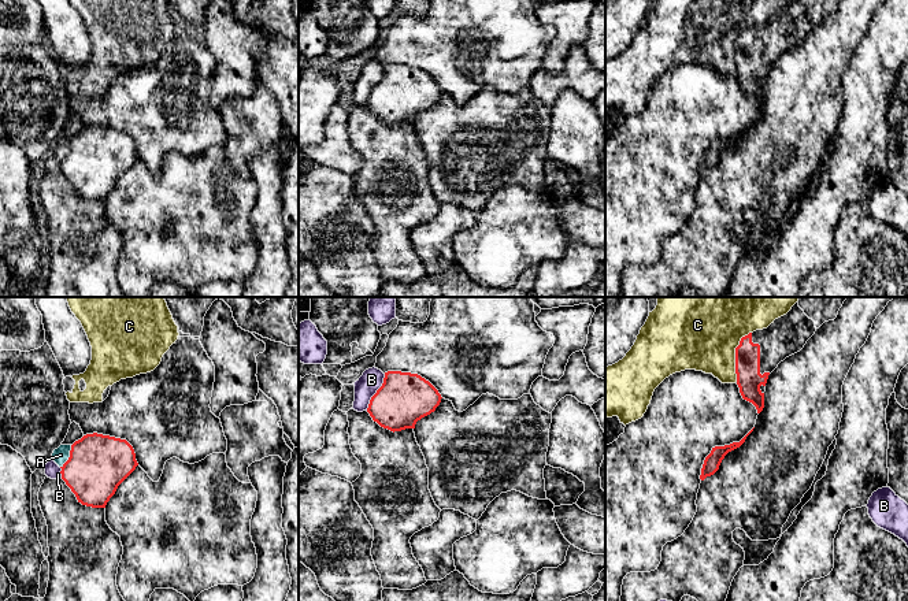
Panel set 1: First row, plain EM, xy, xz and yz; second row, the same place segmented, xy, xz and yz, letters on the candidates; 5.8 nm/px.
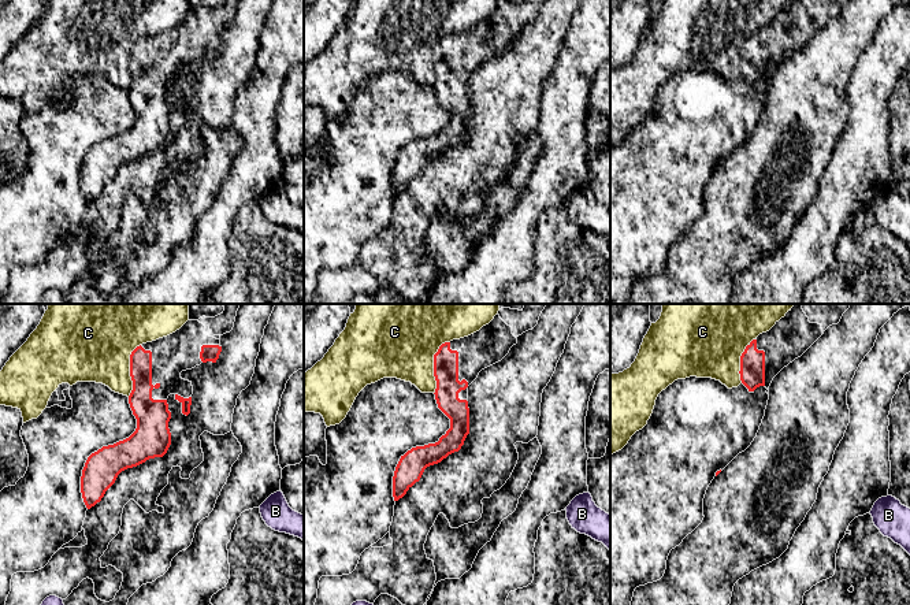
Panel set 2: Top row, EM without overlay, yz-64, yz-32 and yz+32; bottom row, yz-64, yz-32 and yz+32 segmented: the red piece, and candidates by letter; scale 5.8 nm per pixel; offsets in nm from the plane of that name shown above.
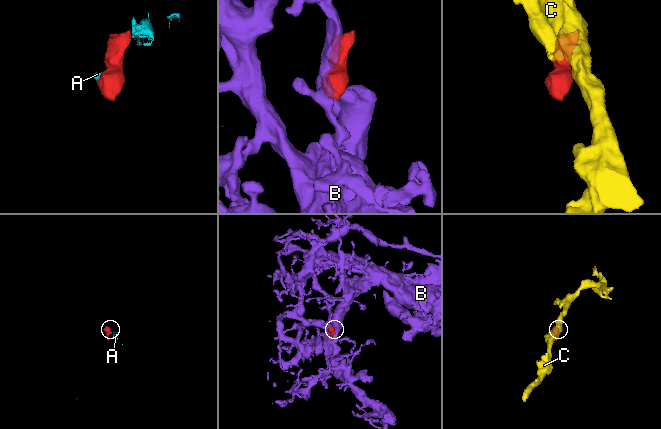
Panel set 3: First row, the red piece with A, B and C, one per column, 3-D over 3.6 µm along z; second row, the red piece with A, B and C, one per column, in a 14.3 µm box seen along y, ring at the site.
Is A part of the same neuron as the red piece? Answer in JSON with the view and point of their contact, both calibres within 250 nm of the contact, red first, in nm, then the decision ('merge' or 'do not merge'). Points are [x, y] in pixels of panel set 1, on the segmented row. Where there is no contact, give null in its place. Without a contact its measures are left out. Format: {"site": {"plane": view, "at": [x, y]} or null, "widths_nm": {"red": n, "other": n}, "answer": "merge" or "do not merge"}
{"site": {"plane": "xy", "at": [70, 456]}, "widths_nm": {"red": 340, "other": 90}, "answer": "do not merge"}

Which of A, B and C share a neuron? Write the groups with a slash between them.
A / B / C

